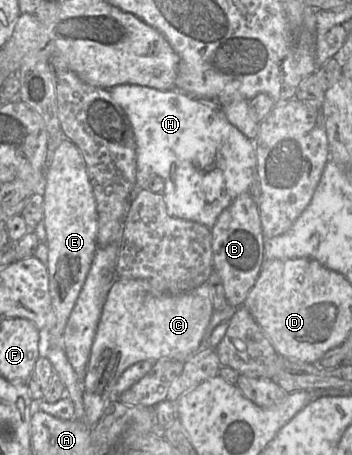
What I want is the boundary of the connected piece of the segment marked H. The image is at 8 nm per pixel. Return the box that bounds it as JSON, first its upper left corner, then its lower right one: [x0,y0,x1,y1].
[108,84,256,229]

